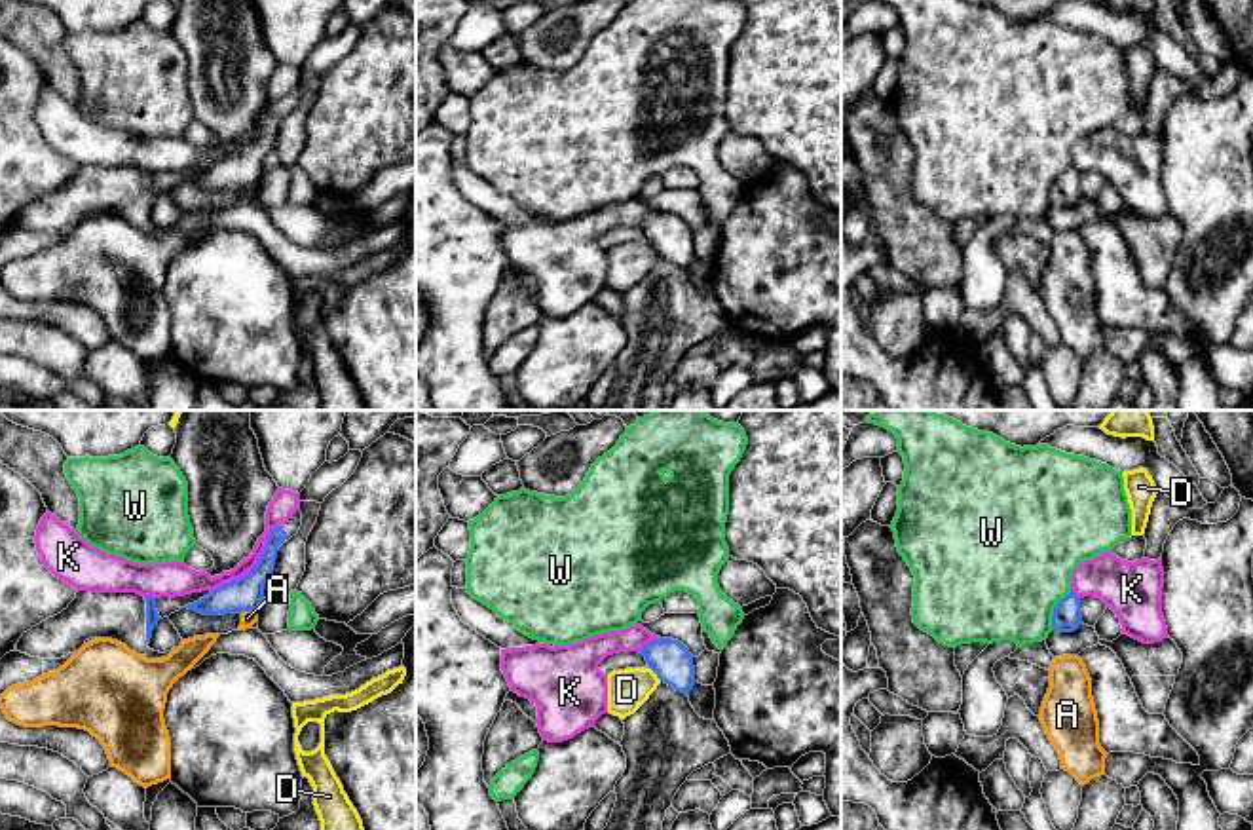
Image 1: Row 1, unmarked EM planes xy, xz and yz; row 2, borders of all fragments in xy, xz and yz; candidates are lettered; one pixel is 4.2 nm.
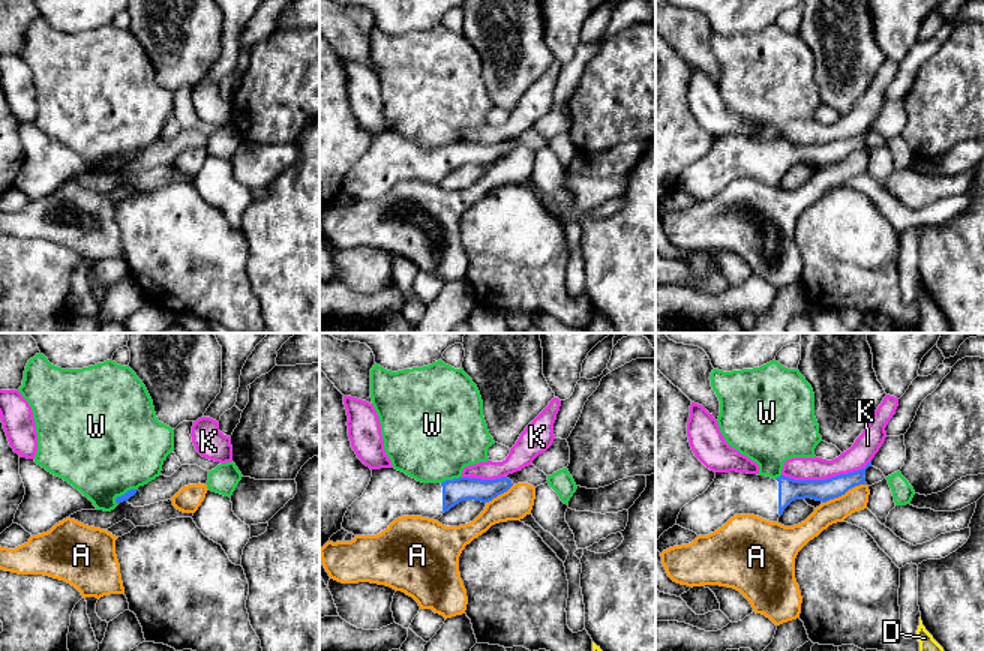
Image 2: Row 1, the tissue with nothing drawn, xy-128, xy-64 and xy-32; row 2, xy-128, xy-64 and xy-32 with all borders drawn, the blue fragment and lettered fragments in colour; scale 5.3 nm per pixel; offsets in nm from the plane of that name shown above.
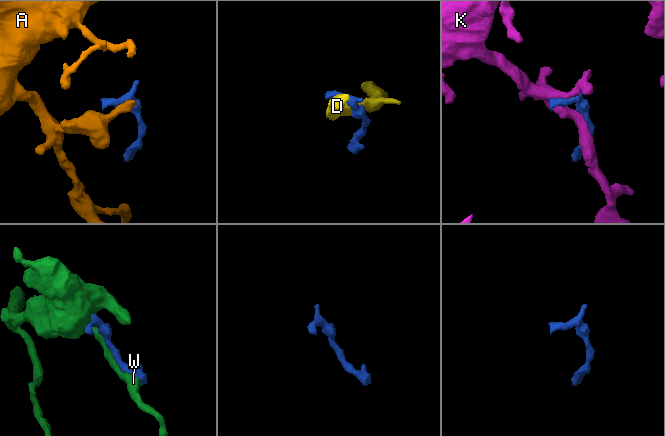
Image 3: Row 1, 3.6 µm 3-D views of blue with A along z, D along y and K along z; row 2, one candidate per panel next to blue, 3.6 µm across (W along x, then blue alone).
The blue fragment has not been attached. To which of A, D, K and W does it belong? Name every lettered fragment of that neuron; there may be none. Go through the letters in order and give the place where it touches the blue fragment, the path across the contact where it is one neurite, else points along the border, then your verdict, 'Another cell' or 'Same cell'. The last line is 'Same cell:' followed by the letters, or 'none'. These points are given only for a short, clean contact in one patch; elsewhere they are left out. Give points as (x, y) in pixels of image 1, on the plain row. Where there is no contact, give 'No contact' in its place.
A: Touches blue at xy (247, 185). Boundary: xy (257, 183), (240, 187). Another cell
D: Touches blue at xz (655, 247). Another cell
K: Touches blue at xy (257, 139). Another cell
W: Touches blue at yz (1054, 185). Another cell
Same cell: none

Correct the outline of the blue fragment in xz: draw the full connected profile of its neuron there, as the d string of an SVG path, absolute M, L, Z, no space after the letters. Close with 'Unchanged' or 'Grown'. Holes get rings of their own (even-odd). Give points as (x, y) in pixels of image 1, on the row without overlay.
M672 213L651 215L640 228L661 256L689 270L695 260L695 241L693 230L682 217Z. Unchanged

